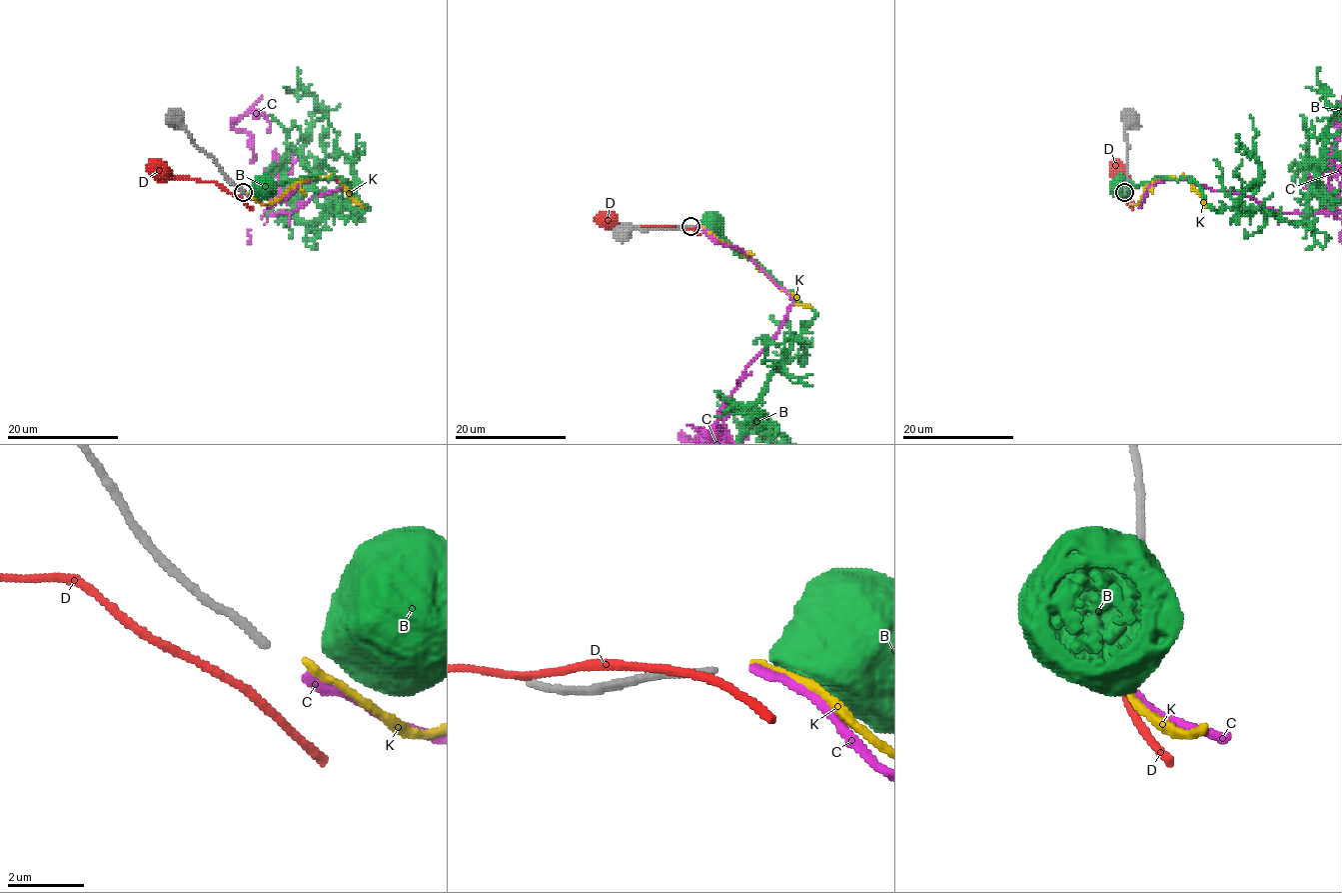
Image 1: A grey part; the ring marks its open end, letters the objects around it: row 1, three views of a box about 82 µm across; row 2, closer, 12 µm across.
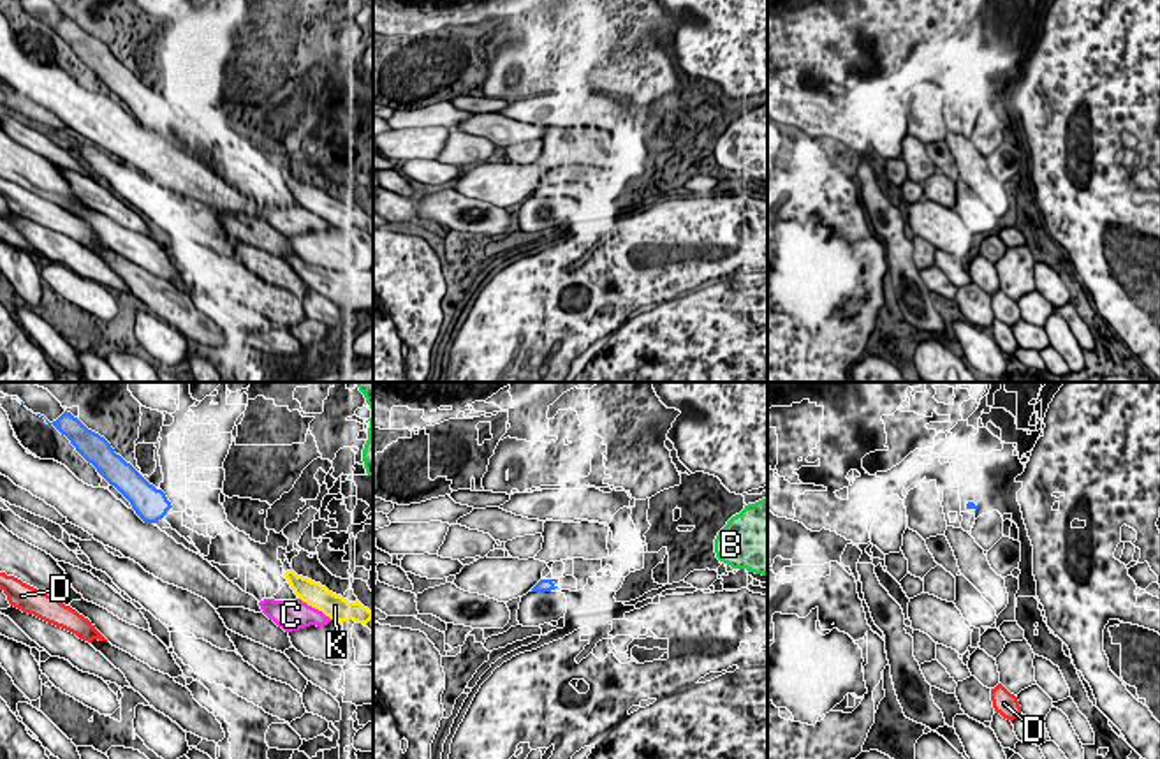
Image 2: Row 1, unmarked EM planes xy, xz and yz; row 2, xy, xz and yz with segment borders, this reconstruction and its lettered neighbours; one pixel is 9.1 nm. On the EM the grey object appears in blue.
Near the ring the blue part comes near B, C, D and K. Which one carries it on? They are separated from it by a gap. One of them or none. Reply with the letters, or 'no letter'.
C

